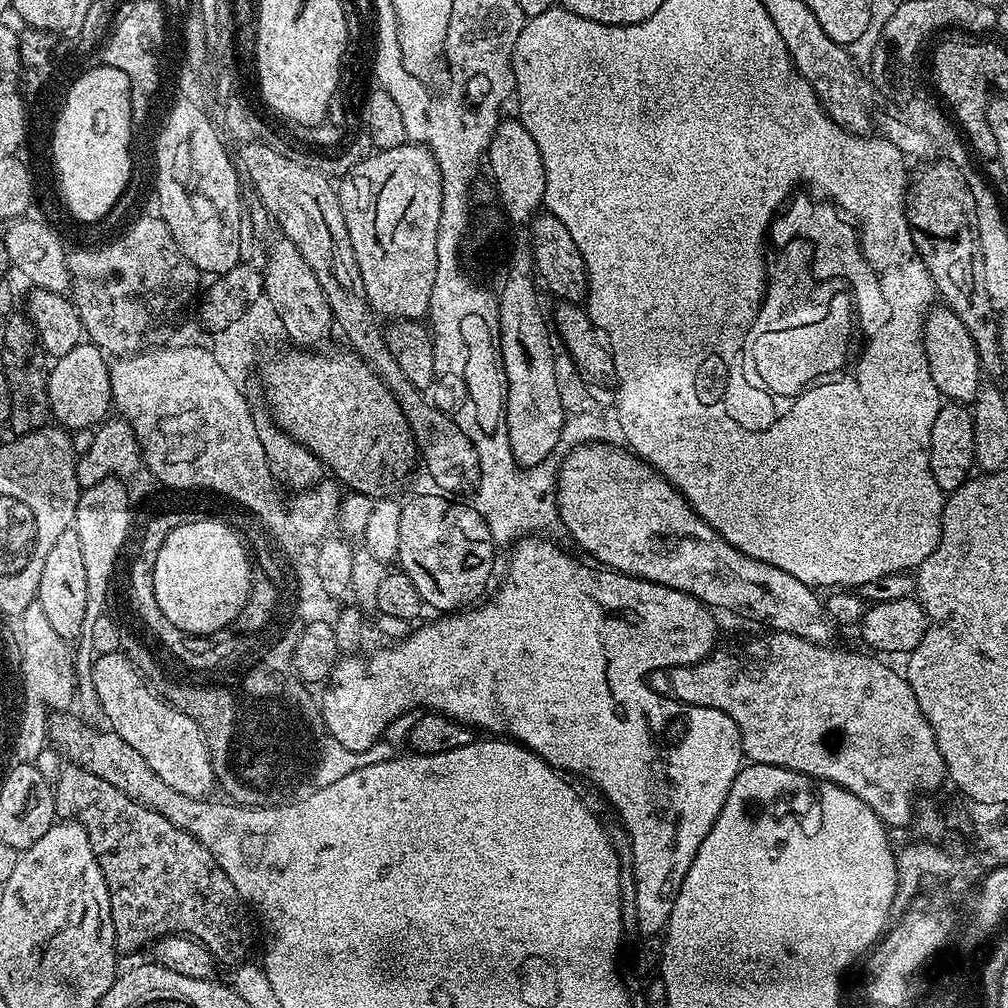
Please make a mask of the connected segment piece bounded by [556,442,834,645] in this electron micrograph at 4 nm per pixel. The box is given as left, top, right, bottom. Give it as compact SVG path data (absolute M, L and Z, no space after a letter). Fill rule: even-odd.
M593 442L591 444L577 444L575 448L567 449L563 454L564 461L559 461L558 471L556 474L556 510L558 513L559 523L564 524L566 531L572 535L572 540L584 552L589 552L593 556L591 559L597 565L603 566L613 572L621 572L624 576L636 576L640 580L649 580L655 584L662 586L670 586L674 590L682 590L686 594L690 594L694 598L698 598L703 604L707 604L709 609L725 608L728 612L733 612L736 616L741 616L744 620L753 620L756 624L765 624L765 629L772 632L789 632L798 638L806 638L806 642L814 642L815 644L827 645L828 640L834 631L832 620L824 612L824 605L821 597L809 585L798 582L798 578L794 578L790 574L786 574L786 570L778 570L778 566L770 566L766 562L758 562L758 558L750 558L746 554L742 554L742 550L738 550L734 546L730 546L730 542L726 542L726 538L722 538L722 534L718 534L718 530L714 530L708 523L703 520L699 514L688 505L688 499L670 483L661 472L656 472L646 461L641 460L635 452L625 450L623 447L615 448L612 444L604 444L605 442Z

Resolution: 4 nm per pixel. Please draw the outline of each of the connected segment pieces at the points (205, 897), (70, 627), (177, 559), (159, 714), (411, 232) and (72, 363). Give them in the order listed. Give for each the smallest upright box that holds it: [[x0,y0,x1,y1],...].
[[54,766,249,965],[35,527,89,641],[153,518,249,636],[93,652,209,800],[338,142,442,322],[48,342,113,430]]

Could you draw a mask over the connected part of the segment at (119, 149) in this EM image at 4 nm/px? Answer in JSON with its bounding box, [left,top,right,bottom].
[56,65,134,224]

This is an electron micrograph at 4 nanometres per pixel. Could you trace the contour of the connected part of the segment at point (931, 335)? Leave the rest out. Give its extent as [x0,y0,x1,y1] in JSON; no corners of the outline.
[924,306,982,405]

